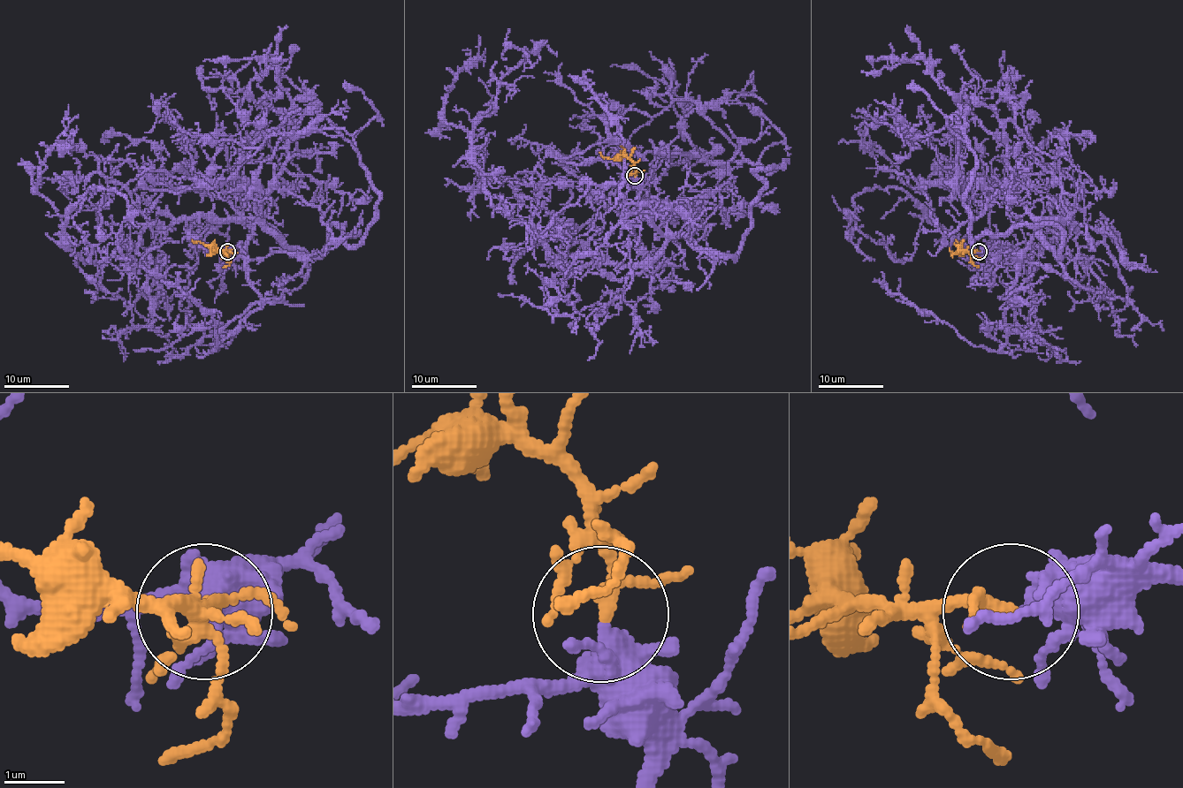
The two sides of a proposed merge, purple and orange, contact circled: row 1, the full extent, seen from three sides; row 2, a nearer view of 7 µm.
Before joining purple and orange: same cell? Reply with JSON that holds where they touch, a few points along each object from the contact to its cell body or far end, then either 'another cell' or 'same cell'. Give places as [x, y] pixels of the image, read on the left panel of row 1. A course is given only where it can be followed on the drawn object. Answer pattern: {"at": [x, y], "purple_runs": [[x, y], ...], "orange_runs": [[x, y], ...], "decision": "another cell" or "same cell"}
{"at": [227, 251], "purple_runs": [[227, 251], [256, 223], [316, 257], [335, 224], [351, 246], [378, 193], [335, 127], [242, 147], [171, 111]], "orange_runs": [[227, 251], [192, 239]], "decision": "same cell"}

